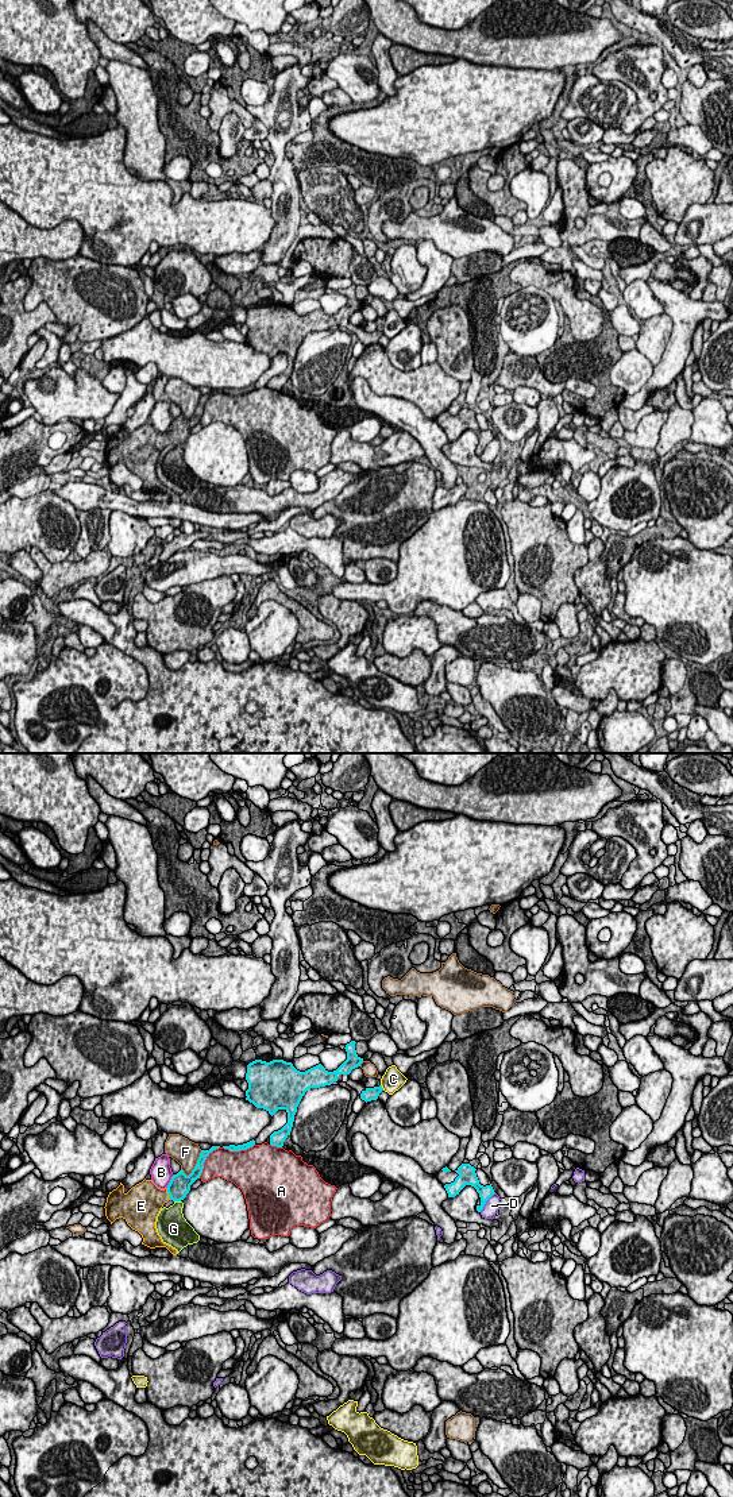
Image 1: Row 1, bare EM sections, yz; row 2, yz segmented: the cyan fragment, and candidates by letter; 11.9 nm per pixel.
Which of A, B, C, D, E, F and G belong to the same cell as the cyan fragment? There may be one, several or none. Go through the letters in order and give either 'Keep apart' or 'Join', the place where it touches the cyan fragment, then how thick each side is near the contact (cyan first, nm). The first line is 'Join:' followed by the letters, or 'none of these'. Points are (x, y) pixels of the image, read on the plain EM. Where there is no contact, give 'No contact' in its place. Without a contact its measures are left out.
Join: E
A: Keep apart. Touches cyan at yz (204, 405). Thickness 120 nm (cyan) against 340 nm
B: Keep apart. Touches cyan at yz (170, 425). Thickness 260 nm (cyan) against 260 nm
C: Keep apart. Touches cyan at yz (381, 331). Thickness 160 nm (cyan) against 240 nm
D: Keep apart. Touches cyan at yz (486, 444). Thickness 160 nm (cyan) against 170 nm
E: Join. Touches cyan at yz (168, 436). Thickness 260 nm (cyan) against 360 nm
F: Keep apart. Touches cyan at yz (196, 408). Thickness 160 nm (cyan) against 300 nm
G: Keep apart. Touches cyan at yz (177, 444). Thickness 260 nm (cyan) against 300 nm

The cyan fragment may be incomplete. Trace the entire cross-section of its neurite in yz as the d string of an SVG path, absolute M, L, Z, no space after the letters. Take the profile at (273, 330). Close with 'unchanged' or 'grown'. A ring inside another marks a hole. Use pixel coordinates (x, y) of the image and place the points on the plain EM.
M355 285L346 289L347 304L333 316L328 316L321 308L305 315L297 315L292 306L273 304L270 306L255 304L247 309L246 324L248 333L246 344L256 352L266 354L271 360L278 354L288 356L288 367L270 379L270 389L282 391L290 379L297 351L310 332L331 329L339 319L350 319L360 310L363 302L356 298Z | unchanged

